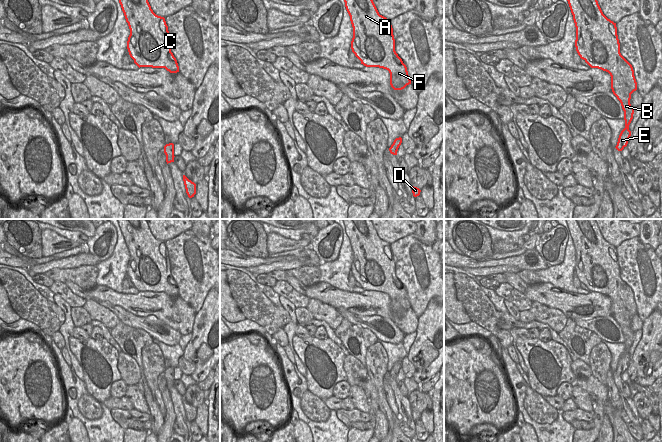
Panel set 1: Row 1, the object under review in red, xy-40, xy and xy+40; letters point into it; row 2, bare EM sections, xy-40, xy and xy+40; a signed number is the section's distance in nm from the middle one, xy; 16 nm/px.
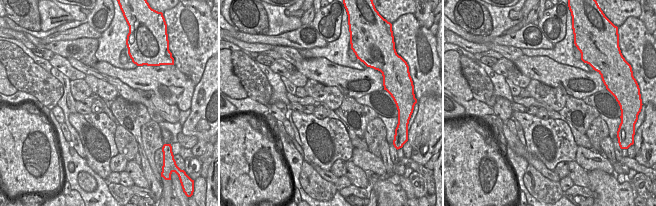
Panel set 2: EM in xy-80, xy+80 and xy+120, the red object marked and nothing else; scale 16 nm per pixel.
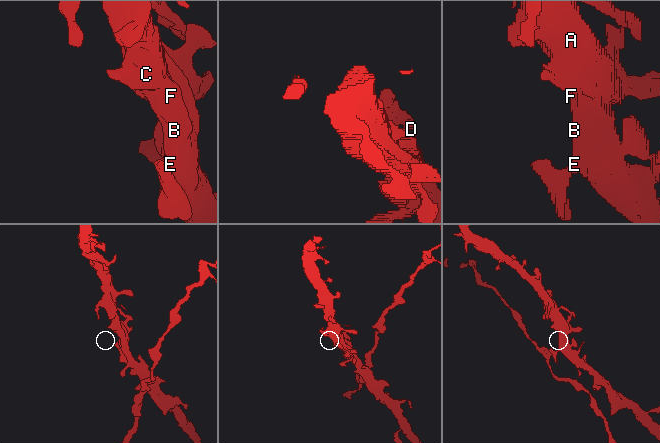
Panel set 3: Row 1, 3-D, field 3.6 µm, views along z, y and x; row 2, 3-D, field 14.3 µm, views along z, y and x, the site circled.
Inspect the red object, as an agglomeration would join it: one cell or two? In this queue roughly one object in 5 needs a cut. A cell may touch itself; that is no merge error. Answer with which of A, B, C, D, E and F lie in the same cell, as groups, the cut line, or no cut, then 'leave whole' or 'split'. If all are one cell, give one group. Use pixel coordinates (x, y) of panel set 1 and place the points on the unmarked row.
A B C D E F | no cut | leave whole

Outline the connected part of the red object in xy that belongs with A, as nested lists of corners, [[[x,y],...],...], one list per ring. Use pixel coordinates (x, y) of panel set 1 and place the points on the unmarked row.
[[[370,219],[342,220],[353,251],[351,273],[361,288],[388,294],[394,314],[411,308],[407,291],[395,275],[390,244],[379,238]]]

